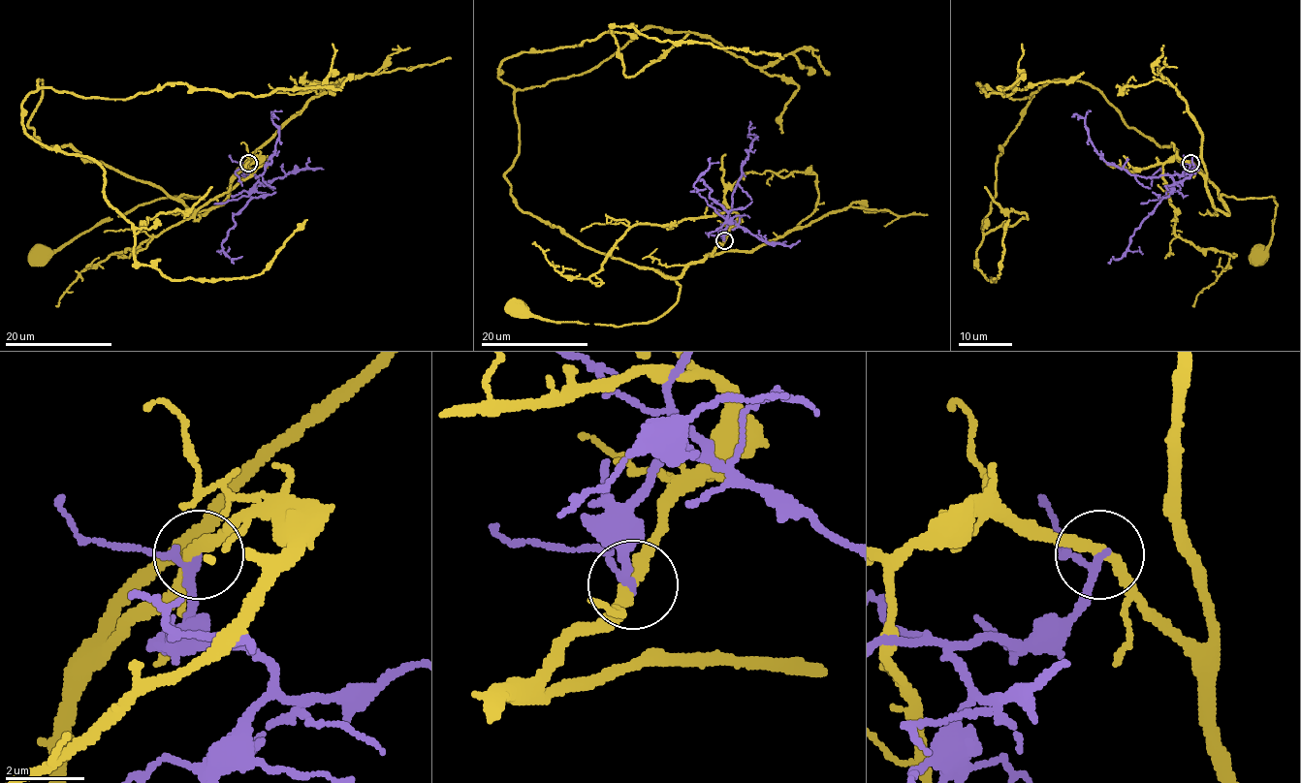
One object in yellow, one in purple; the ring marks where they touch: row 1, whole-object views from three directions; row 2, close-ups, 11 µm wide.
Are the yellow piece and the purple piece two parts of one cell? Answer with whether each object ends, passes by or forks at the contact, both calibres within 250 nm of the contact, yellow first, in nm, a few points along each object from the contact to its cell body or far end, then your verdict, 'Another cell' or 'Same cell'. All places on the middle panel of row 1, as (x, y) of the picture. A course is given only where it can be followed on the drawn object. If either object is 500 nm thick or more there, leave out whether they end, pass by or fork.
At the ring yellow passes by. At the ring purple passes by. Thickness 300 nm (yellow) against 180 nm. Course of yellow: (724, 240), (680, 275), (655, 270), (671, 276), (680, 294), (648, 322), (555, 322), (519, 305). Course of purple: (724, 240), (732, 207), (732, 192), (755, 138), (748, 134), (758, 140). Another cell

